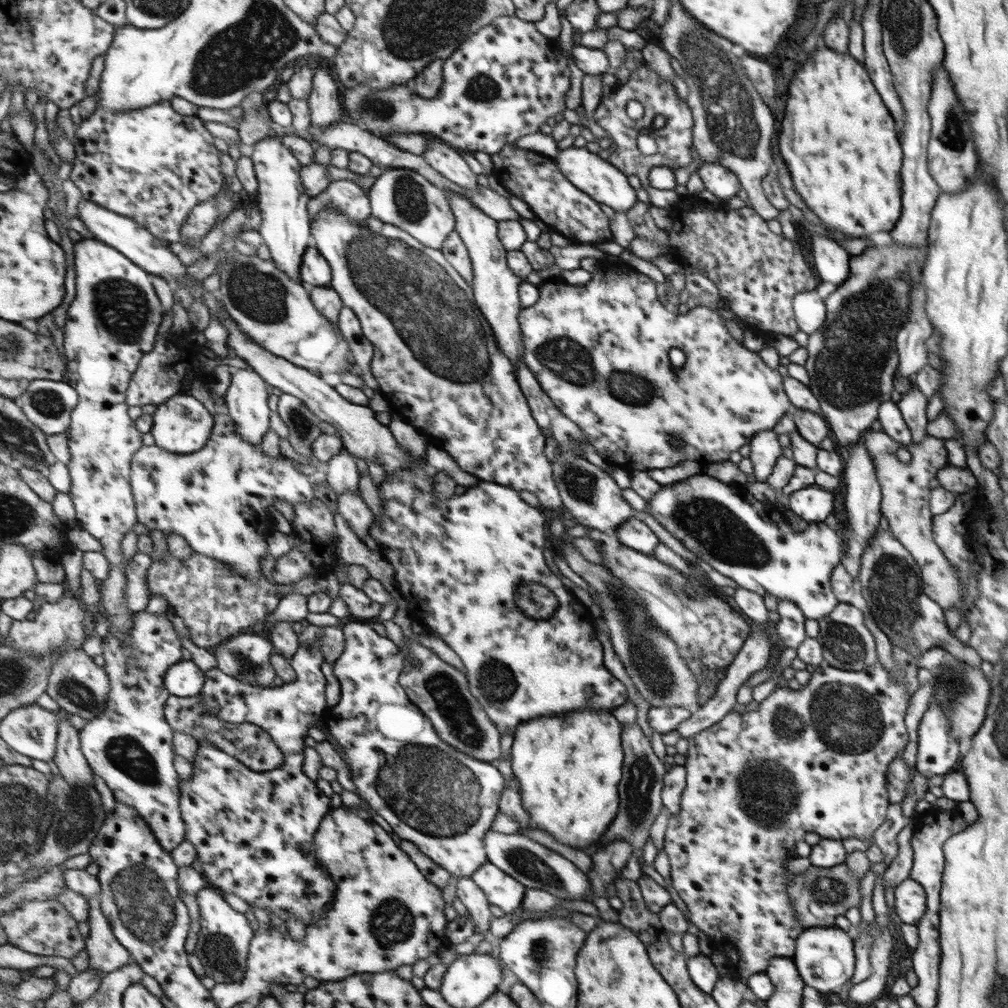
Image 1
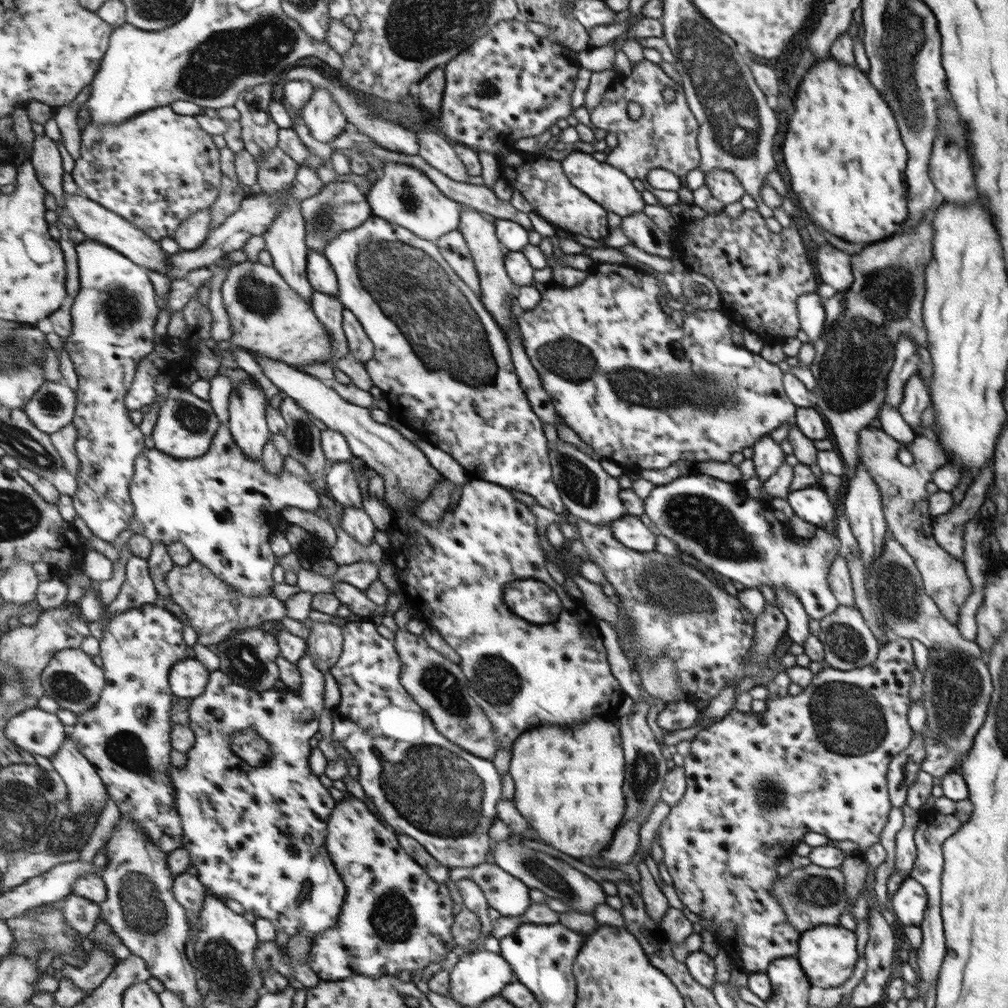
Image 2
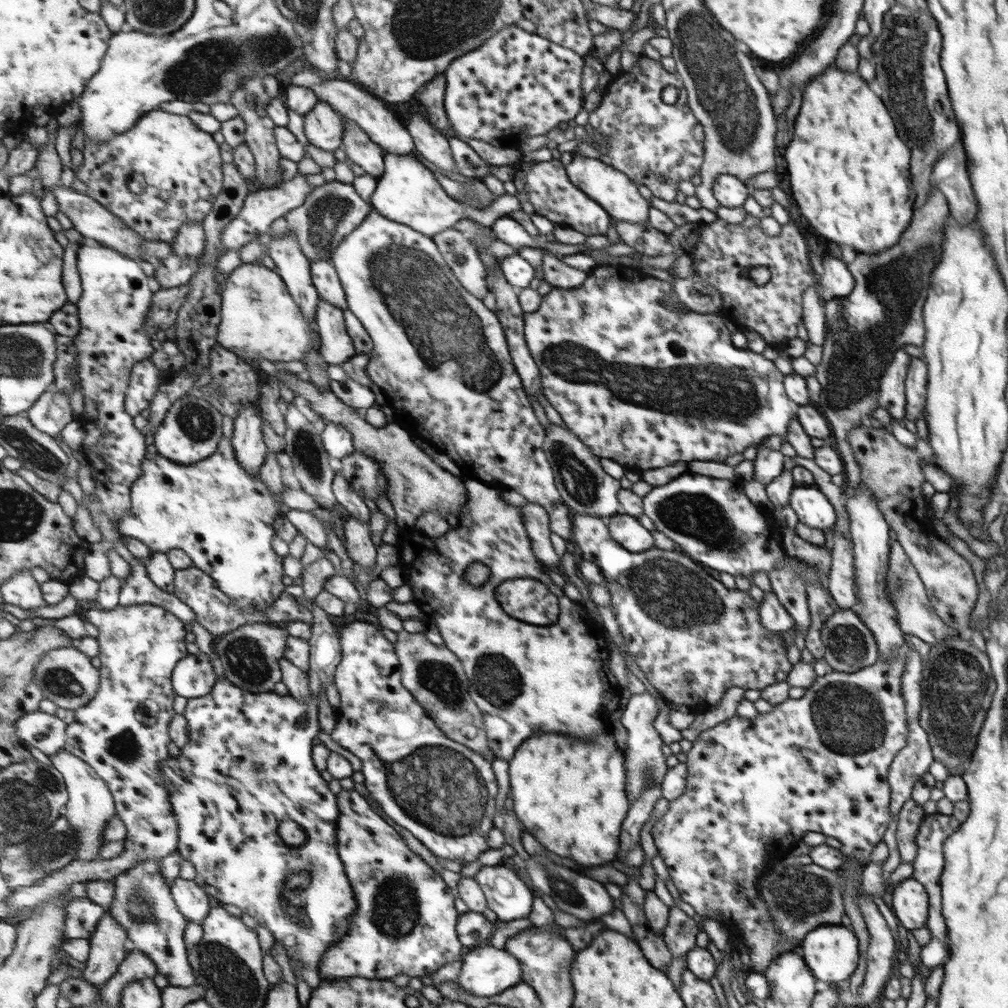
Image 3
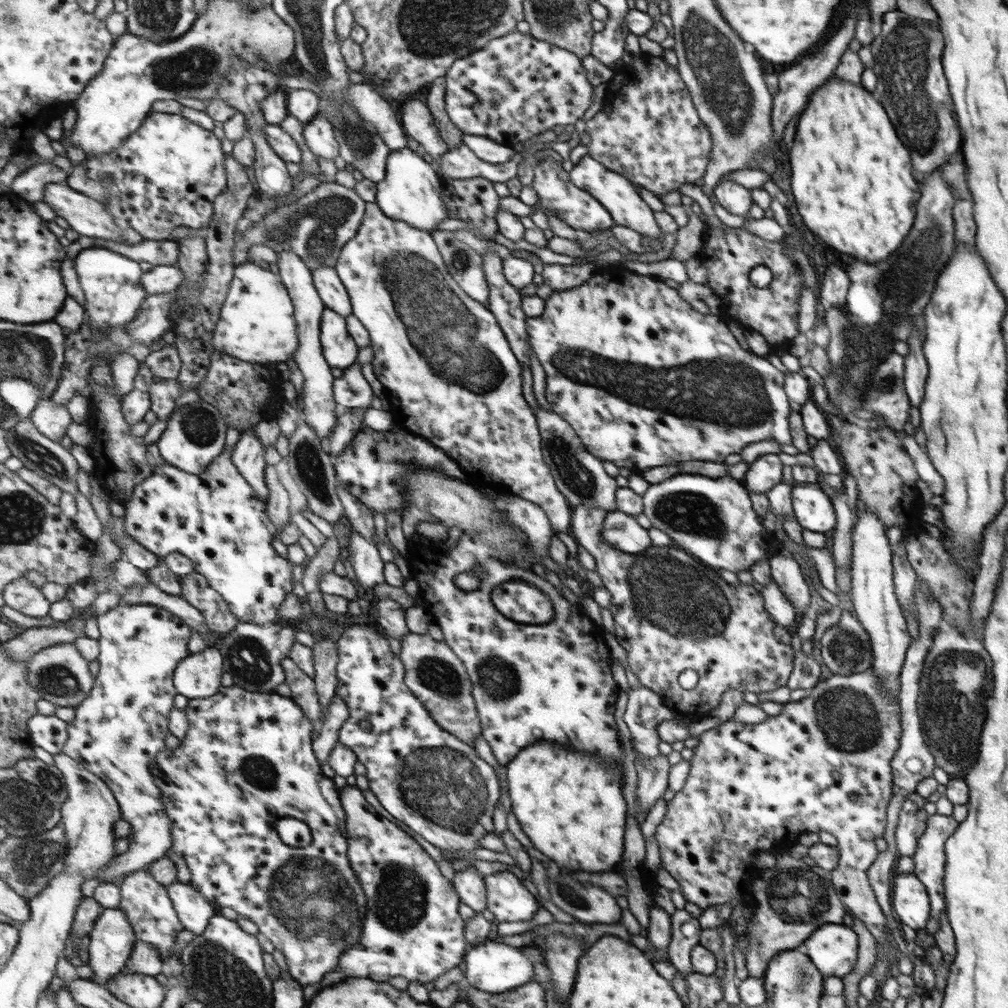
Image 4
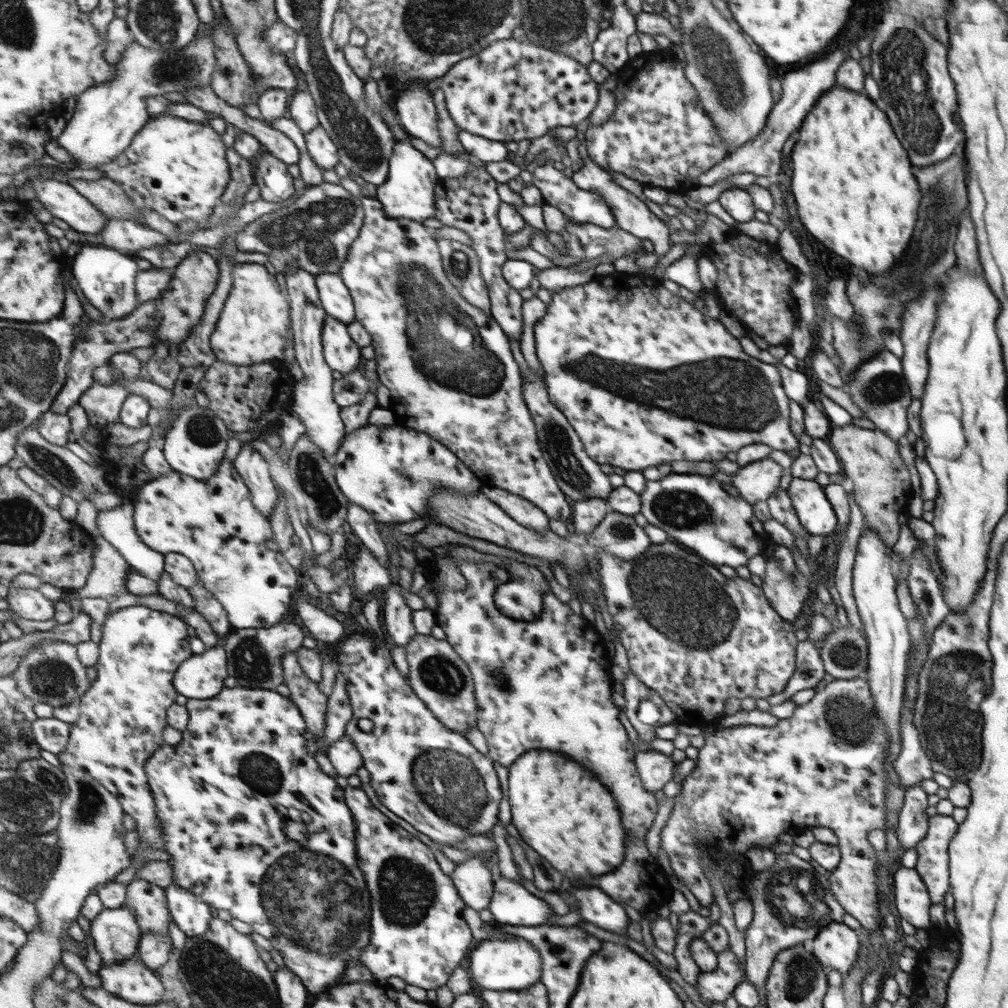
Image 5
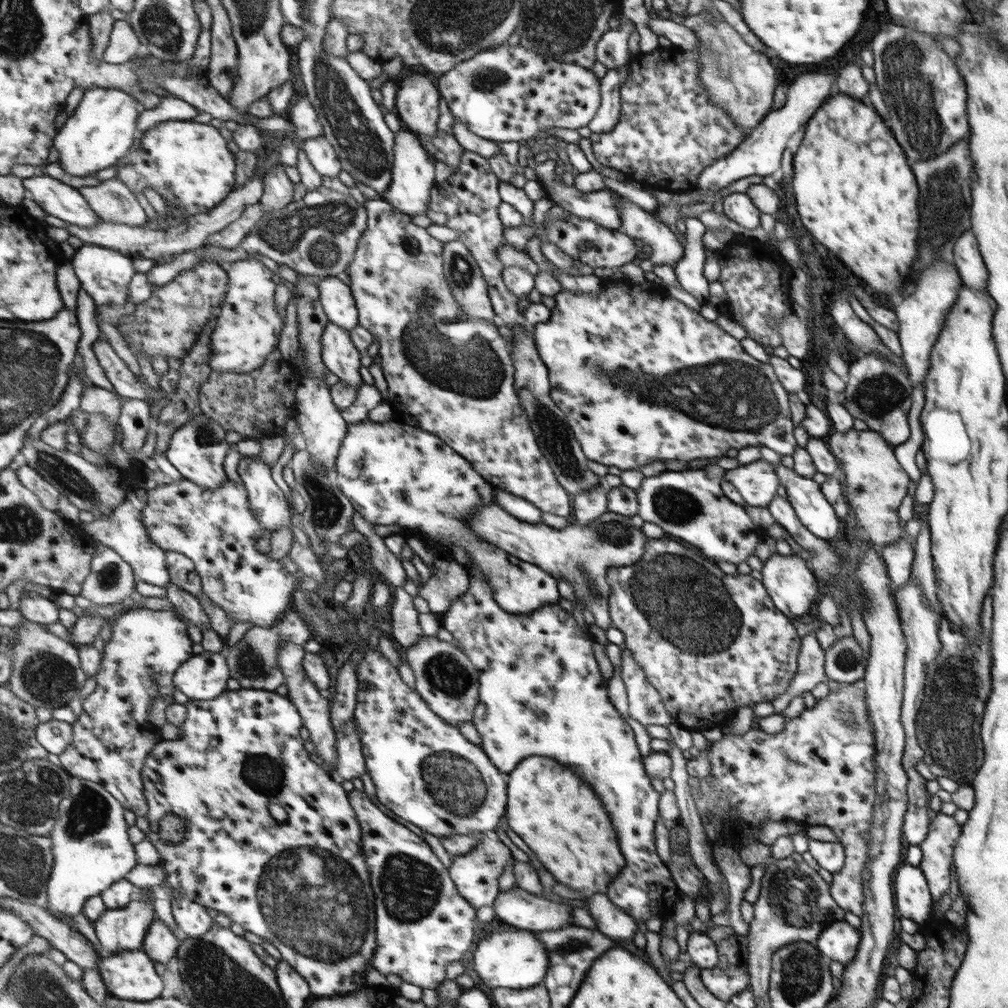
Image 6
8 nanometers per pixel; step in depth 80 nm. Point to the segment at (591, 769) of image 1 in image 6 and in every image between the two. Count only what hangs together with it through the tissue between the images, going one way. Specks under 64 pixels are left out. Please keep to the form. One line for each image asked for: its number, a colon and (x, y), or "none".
2: (569, 788)
3: (570, 794)
4: (570, 805)
5: (560, 809)
6: (554, 812)

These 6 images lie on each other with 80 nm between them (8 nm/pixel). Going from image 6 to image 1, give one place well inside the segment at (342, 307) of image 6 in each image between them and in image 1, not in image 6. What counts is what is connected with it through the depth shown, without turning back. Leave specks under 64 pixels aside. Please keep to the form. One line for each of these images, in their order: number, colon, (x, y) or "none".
1: (316, 271)
2: (322, 275)
3: (325, 277)
4: (328, 282)
5: (338, 301)

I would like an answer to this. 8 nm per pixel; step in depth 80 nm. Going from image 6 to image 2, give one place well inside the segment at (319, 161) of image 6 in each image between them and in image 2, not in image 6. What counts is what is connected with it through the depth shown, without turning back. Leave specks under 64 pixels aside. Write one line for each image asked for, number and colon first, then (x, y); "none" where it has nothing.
2: (326, 119)
3: (325, 128)
4: (320, 134)
5: (324, 151)

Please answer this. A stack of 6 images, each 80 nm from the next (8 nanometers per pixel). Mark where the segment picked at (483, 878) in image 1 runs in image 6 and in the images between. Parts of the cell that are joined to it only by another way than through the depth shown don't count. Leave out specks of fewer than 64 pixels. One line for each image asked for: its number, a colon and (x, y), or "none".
2: (510, 896)
3: (508, 896)
4: (509, 900)
5: (512, 903)
6: (516, 907)

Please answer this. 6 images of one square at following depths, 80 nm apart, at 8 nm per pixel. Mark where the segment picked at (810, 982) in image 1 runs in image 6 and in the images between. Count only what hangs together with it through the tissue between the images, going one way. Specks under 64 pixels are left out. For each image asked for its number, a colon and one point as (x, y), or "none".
2: (826, 953)
3: (830, 952)
4: (832, 948)
5: (835, 946)
6: (838, 941)

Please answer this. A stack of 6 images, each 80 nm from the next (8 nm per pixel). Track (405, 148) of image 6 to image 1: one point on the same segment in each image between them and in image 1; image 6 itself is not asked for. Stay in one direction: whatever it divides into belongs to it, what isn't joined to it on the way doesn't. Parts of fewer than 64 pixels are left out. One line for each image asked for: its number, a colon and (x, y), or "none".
1: (403, 197)
2: (403, 194)
3: (409, 193)
4: (412, 191)
5: (410, 192)

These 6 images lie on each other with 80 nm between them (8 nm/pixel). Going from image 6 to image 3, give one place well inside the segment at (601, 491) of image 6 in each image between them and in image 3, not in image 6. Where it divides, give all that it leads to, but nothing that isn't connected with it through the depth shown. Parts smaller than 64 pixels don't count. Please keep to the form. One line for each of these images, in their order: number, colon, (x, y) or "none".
3: (670, 626)
4: (669, 614)
5: (586, 514)

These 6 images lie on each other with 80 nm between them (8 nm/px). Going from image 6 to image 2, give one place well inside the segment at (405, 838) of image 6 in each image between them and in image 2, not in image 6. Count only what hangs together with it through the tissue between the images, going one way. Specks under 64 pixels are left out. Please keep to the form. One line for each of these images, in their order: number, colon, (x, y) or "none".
2: (398, 918)
3: (406, 922)
4: (414, 929)
5: (419, 934)

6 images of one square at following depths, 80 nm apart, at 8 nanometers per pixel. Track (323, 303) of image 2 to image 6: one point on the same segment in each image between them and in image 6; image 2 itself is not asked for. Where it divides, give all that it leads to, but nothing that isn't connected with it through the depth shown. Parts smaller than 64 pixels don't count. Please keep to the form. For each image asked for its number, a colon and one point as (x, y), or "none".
3: (338, 348)
4: (340, 349)
5: (342, 353)
6: (342, 358)

